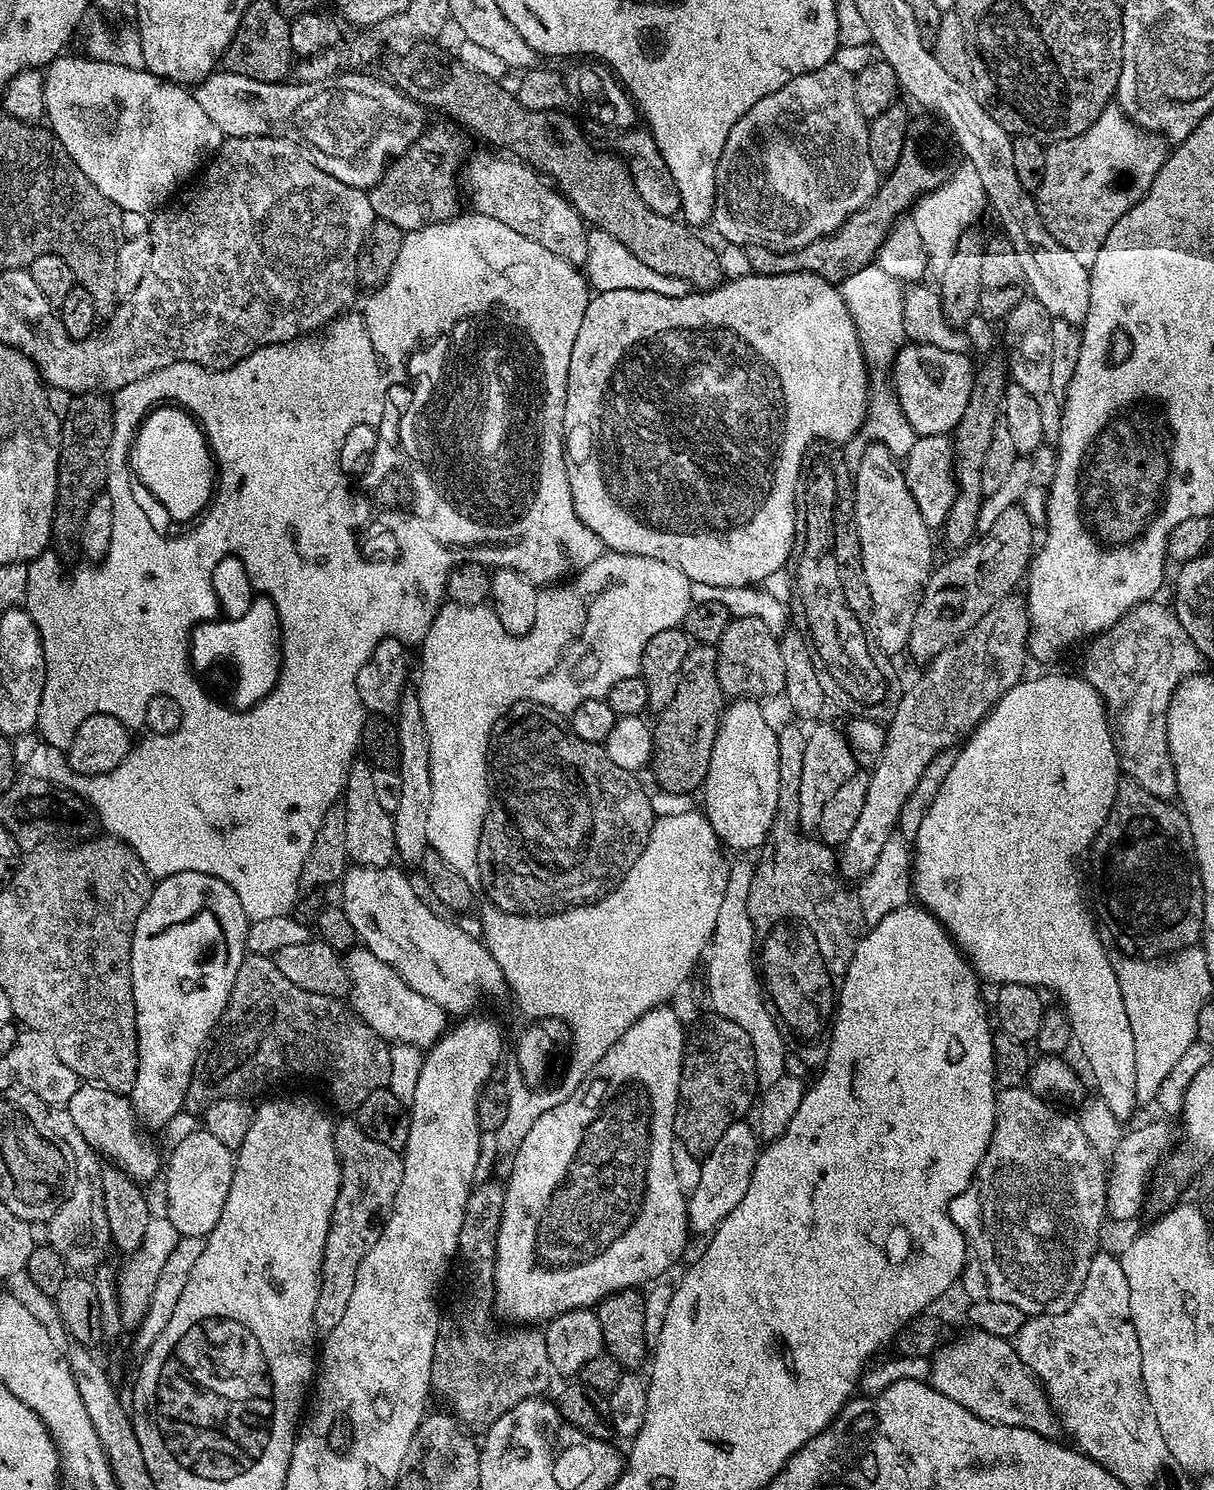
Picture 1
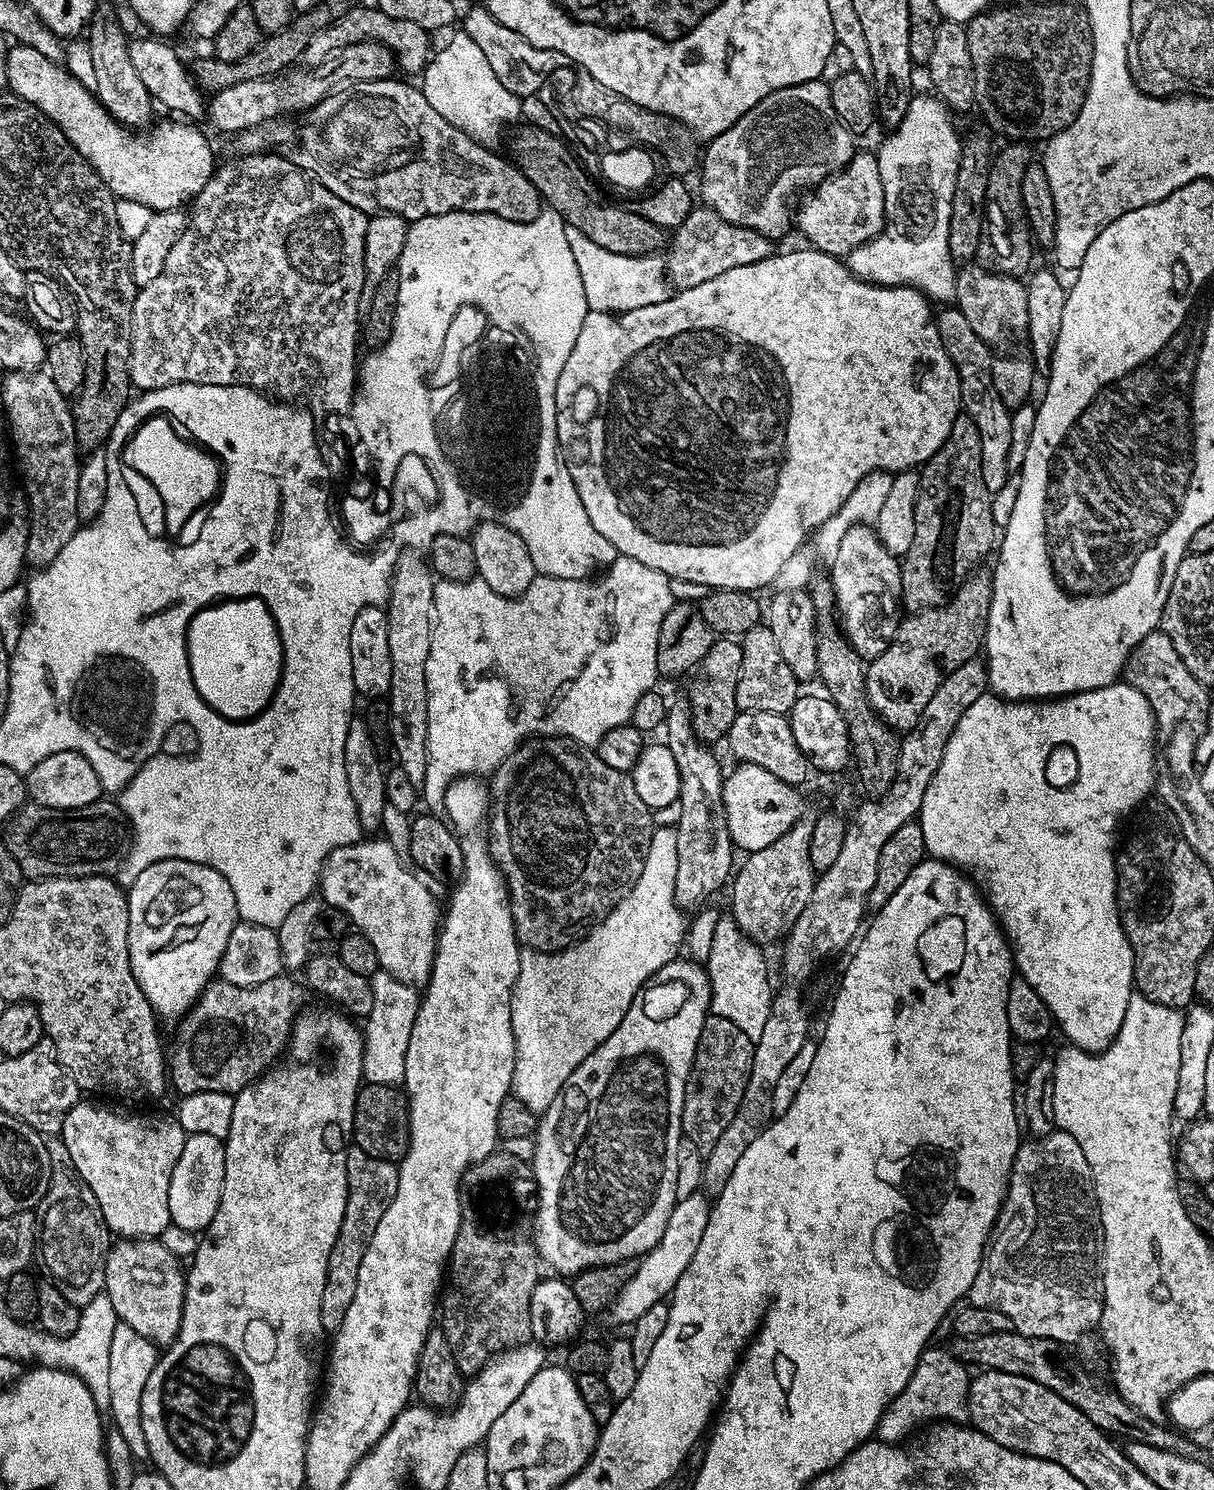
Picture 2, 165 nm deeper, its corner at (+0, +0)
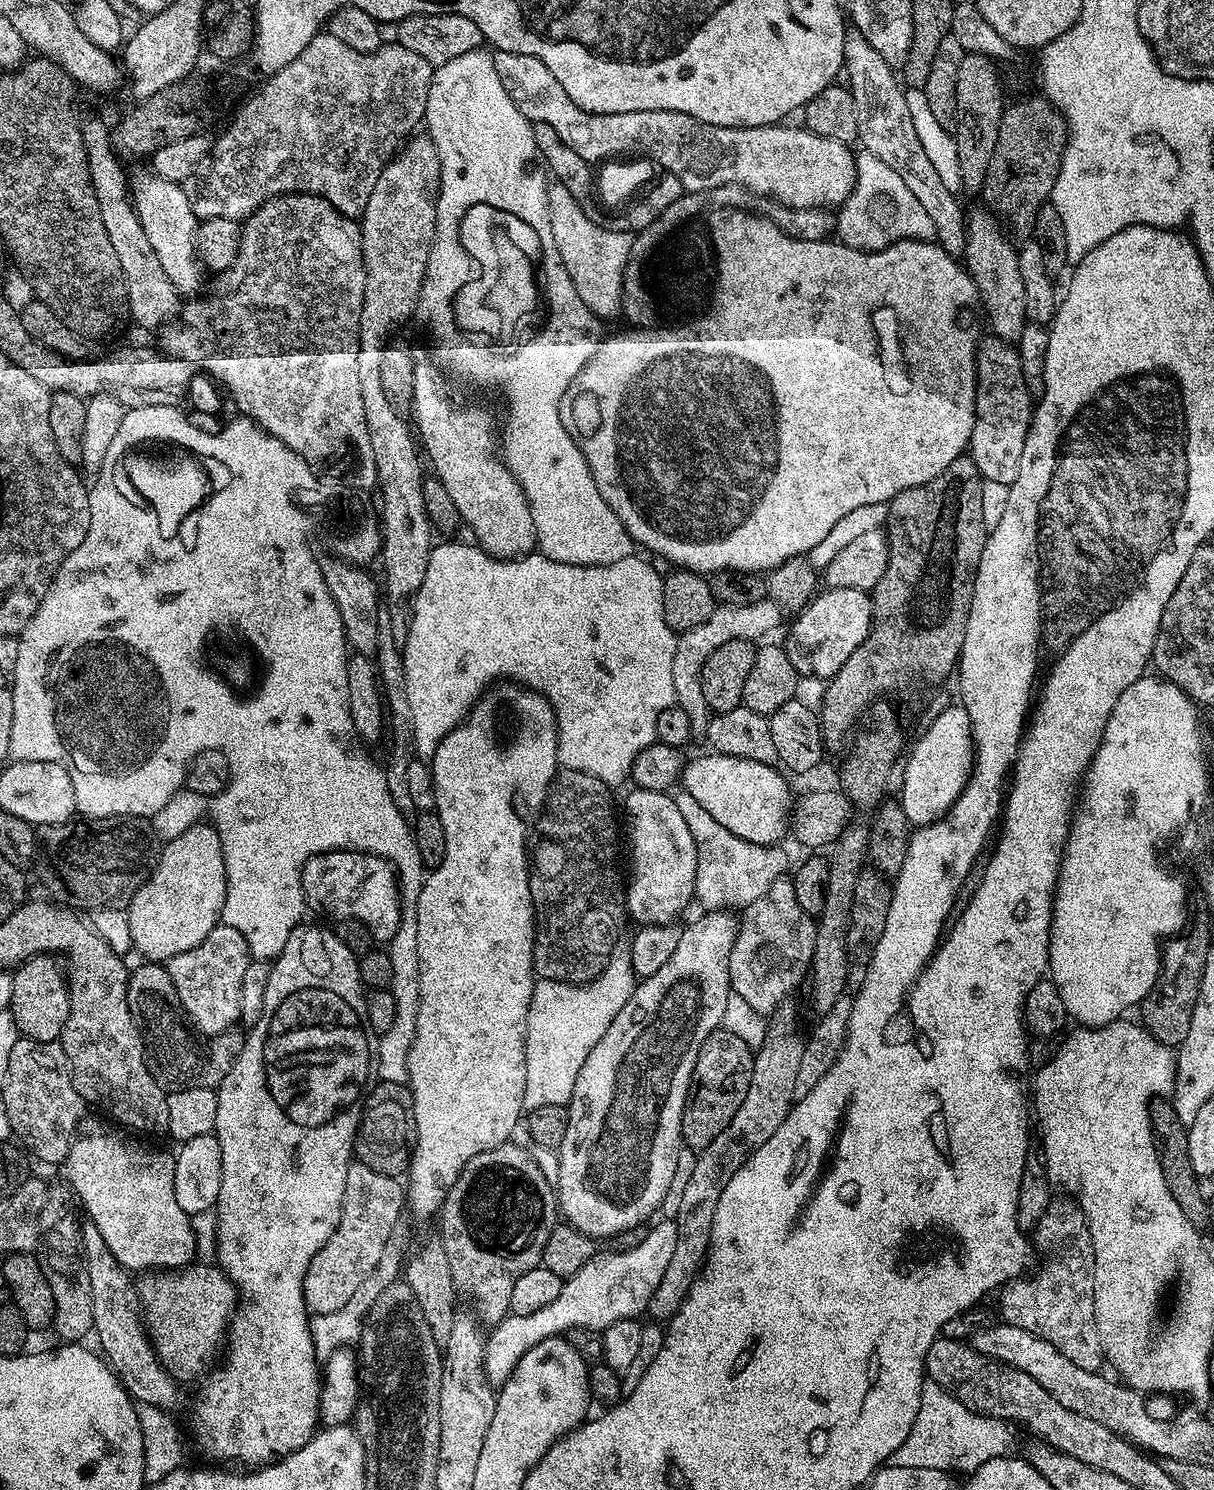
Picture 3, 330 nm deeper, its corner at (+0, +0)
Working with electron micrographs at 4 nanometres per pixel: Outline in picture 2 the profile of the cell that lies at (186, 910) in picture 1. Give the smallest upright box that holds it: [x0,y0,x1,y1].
[127,860,240,1021]

